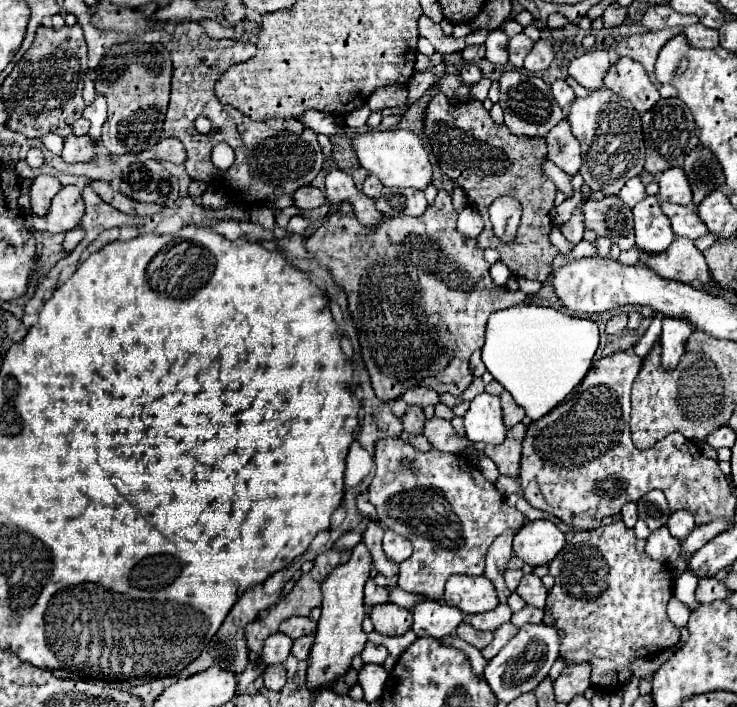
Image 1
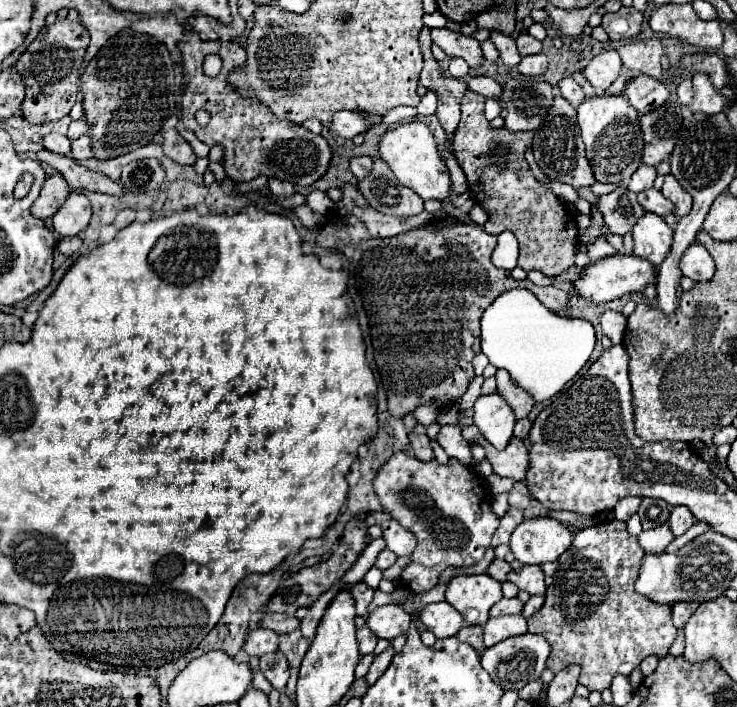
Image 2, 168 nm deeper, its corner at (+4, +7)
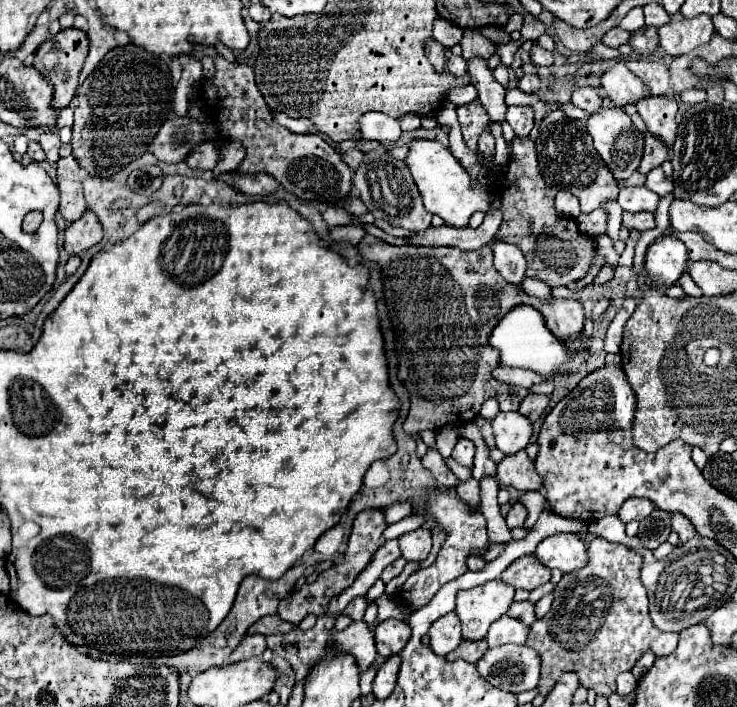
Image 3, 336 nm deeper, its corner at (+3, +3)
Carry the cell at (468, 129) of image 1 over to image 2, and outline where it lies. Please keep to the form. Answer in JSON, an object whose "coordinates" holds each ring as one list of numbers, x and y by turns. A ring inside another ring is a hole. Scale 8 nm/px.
{"coordinates":[[466,91,462,99,462,119,452,135,452,151,458,165,464,169,470,191,476,201,486,209,488,221,484,231,512,231,520,243,518,265,524,271,542,271,546,277,556,277,574,265,576,235,574,219,566,205,550,191,548,185,538,183,524,159,524,153,532,149,532,131,510,133,508,129,490,127,484,117,484,97]]}

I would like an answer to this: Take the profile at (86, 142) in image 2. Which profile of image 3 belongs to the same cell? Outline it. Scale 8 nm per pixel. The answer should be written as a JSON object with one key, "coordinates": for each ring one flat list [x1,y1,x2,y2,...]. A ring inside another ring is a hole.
{"coordinates":[[73,155,63,157,57,161,57,187,61,191,61,205,59,211,67,223,77,221,89,209,79,177,79,165]]}

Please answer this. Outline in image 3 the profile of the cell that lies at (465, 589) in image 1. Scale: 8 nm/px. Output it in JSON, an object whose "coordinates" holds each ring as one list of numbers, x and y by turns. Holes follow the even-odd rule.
{"coordinates":[[501,579,489,581,481,587,473,587,457,593,457,609,463,623,463,639,485,639,489,625,503,617,513,603,513,587]]}

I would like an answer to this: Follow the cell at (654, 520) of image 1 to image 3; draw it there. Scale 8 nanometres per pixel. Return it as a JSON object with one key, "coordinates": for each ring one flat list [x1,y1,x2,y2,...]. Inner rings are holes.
{"coordinates":[[657,509,639,523,641,543,649,551,655,551,661,543,665,543,669,533,671,533,671,519,669,519,667,511]]}

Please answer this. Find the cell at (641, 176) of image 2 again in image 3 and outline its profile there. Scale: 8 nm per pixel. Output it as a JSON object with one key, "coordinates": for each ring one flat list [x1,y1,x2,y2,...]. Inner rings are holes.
{"coordinates":[[657,167,657,169,653,169,653,171,647,175,645,187,651,189,653,193,657,193,659,197,663,197,663,195,667,195,667,193,673,191,673,179,667,177,661,167]]}

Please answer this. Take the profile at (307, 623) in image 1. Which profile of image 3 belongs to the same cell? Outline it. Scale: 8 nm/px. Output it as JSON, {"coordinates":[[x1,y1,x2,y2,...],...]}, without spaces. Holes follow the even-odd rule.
{"coordinates":[[269,615,269,617,263,617,261,621,255,621,247,633,249,635,253,635,253,633,273,635,273,633,289,633,291,629,293,629,293,625,283,621,279,615]]}

